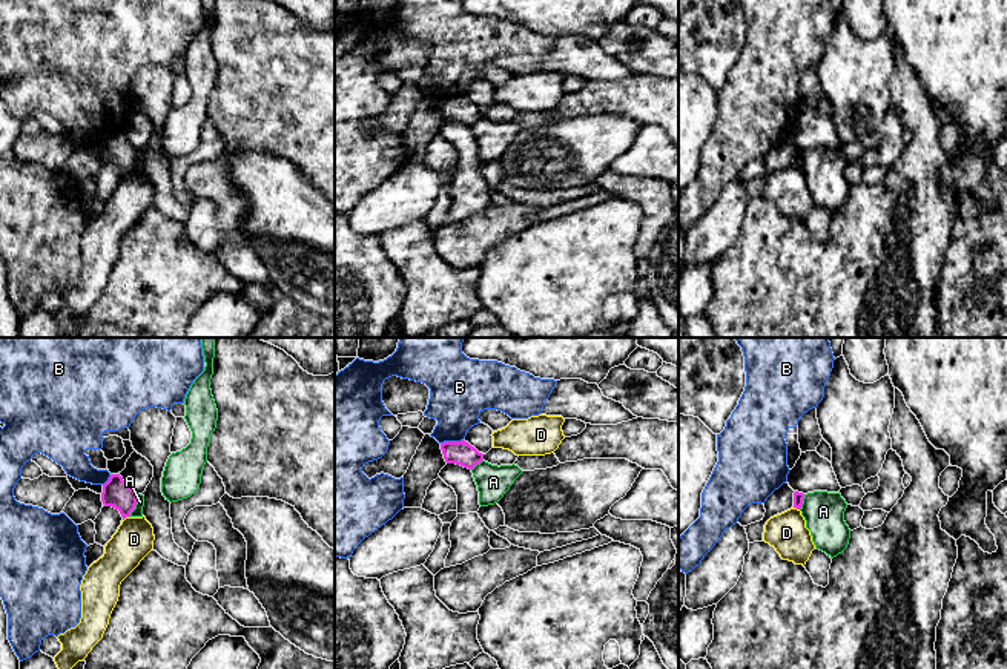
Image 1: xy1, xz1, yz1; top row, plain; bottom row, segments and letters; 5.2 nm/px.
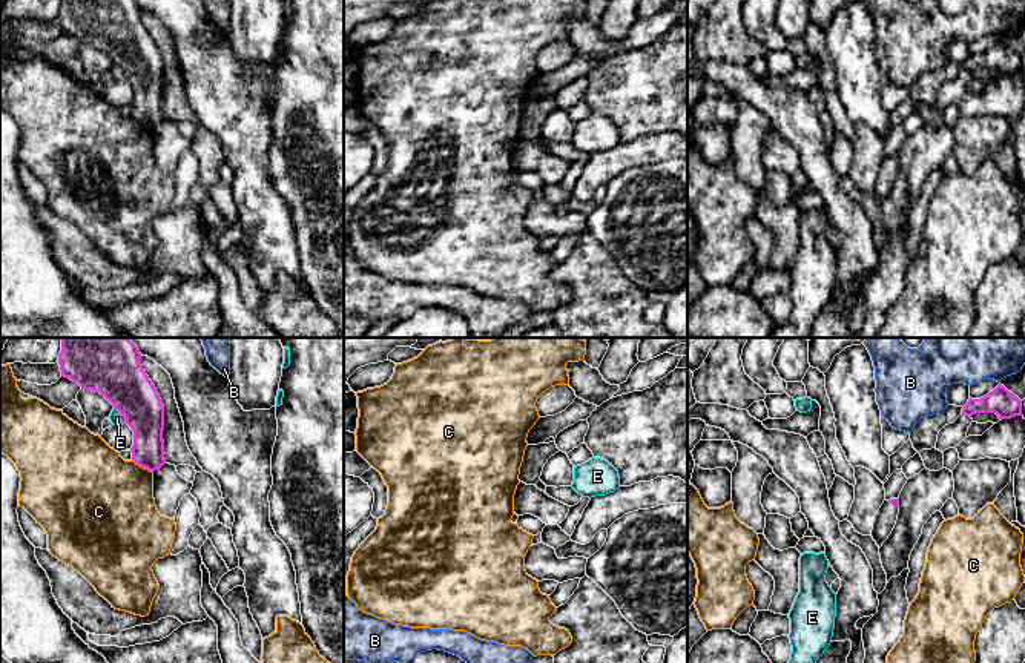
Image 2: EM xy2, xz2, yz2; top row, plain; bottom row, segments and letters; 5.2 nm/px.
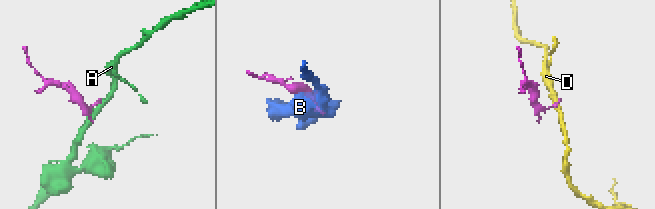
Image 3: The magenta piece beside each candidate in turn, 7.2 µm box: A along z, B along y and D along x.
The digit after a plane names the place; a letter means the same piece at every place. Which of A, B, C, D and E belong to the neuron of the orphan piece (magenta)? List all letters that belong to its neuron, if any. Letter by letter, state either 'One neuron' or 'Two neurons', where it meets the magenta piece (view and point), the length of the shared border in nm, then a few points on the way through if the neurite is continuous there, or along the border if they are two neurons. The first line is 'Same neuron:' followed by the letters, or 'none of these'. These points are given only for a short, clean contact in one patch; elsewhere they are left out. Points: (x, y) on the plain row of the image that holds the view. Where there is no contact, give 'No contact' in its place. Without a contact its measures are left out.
Same neuron: none of these
A: Two neurons. Touches magenta at xy1 (135, 160). Shared border 130 nm. Boundary: xy1 (138, 151), (135, 164), (128, 172)
B: Two neurons. Touches magenta at xz1 (452, 98). Shared border 120 nm
C: Two neurons. Touches magenta at xy2 (143, 123). Shared border 130 nm
D: Two neurons. Touches magenta at yz1 (797, 164). Shared border 40 nm. Boundary: yz1 (794, 163), (798, 166)
E: Two neurons. Touches magenta at xy2 (121, 69). Shared border 110 nm. Boundary: xy2 (114, 63), (126, 79)

